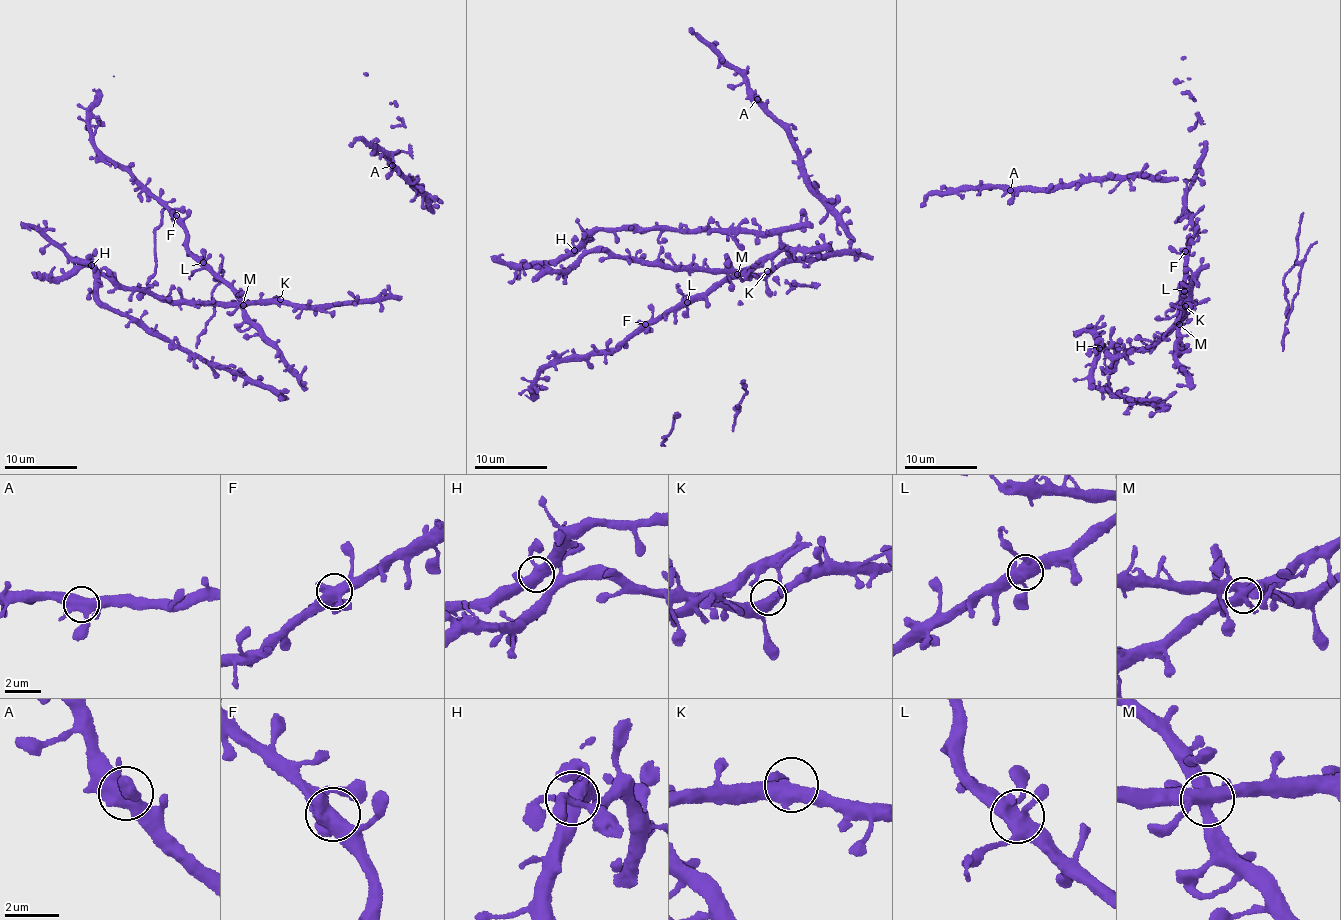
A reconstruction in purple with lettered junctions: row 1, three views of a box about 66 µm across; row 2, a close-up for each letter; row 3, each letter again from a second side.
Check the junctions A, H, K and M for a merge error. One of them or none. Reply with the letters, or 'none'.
none

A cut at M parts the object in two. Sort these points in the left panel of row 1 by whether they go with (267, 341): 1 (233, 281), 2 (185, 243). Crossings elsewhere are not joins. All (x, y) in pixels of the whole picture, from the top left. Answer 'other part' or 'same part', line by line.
1: other part
2: other part

